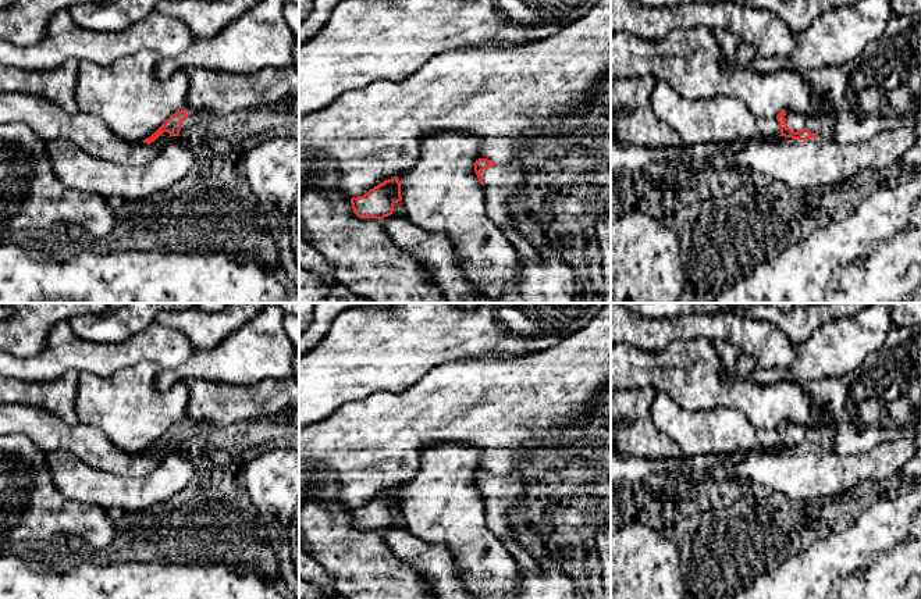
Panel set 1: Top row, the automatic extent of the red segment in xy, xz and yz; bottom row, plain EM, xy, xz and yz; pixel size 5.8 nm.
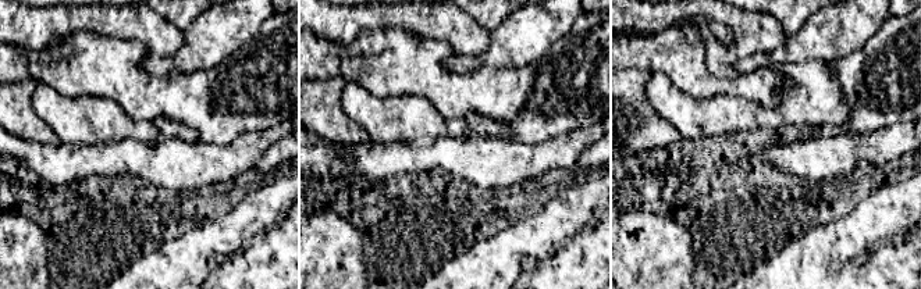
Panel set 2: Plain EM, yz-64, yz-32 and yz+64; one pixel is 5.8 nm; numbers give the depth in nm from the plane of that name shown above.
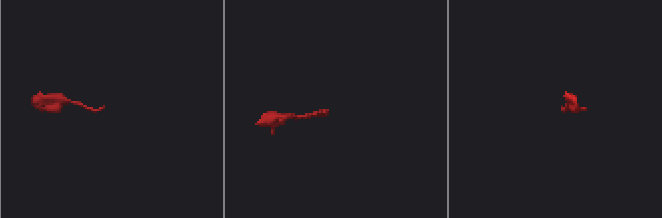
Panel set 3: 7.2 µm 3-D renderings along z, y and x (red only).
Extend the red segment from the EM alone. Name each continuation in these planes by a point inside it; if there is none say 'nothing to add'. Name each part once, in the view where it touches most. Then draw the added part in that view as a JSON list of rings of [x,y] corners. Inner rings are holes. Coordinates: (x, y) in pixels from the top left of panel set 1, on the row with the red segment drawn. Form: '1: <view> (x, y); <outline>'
1: yz (821, 124); [[[828,110],[815,115],[803,115],[794,111],[786,111],[785,120],[792,131],[799,132],[801,129],[808,129],[819,138],[828,136],[836,121],[835,114]]]

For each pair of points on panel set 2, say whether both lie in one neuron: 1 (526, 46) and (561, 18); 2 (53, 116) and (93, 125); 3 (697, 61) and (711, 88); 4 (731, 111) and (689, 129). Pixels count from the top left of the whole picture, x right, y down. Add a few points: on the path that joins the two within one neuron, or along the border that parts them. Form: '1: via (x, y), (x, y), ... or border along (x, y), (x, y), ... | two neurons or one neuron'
1: via (534, 38), (553, 20) | one neuron
2: via (63, 116), (73, 120), (84, 120) | one neuron
3: via (697, 68), (697, 74), (704, 81) | one neuron
4: via (721, 116), (699, 120) | one neuron

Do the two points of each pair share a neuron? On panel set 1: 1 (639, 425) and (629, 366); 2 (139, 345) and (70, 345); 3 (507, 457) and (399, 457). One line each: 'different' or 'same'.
1: different
2: same
3: same

